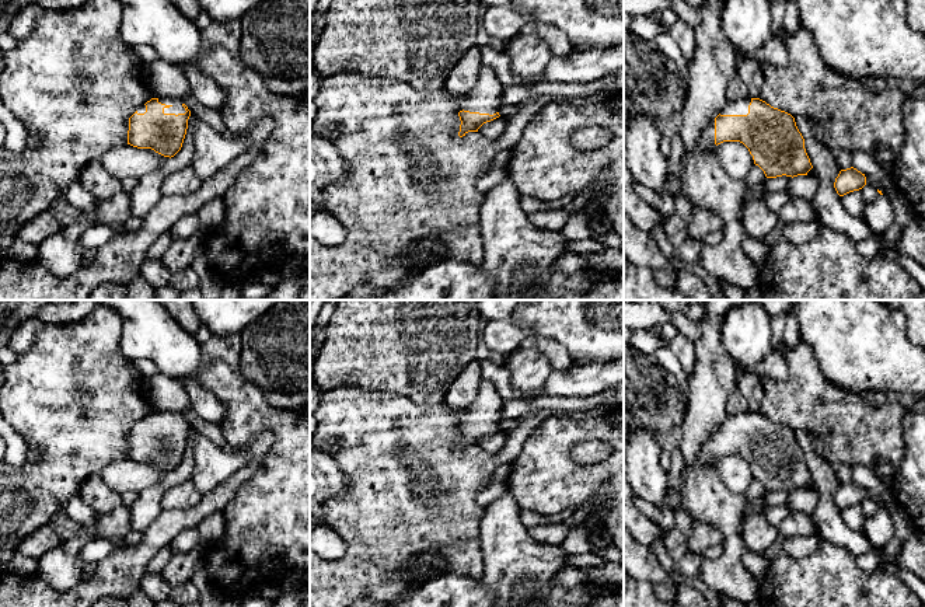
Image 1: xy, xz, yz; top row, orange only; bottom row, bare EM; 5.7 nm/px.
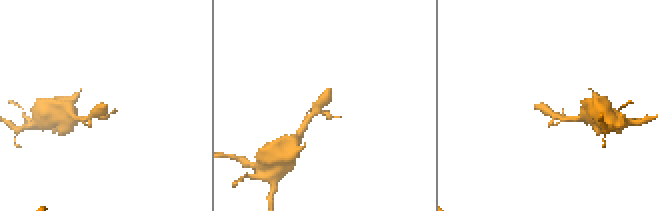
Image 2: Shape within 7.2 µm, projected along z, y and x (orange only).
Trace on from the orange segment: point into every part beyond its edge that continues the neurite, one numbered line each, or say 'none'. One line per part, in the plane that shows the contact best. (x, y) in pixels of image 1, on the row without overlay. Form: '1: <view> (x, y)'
1: xy (177, 421)

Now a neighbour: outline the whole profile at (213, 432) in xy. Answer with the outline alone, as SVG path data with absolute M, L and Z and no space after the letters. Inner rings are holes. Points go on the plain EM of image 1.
M191 407L185 409L182 416L188 421L192 429L200 432L216 446L223 447L223 432L219 423L212 423L200 419Z

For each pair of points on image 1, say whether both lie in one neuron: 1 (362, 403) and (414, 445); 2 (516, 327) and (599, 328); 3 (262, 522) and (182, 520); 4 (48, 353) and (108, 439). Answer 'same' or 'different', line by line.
1: same
2: same
3: different
4: same

